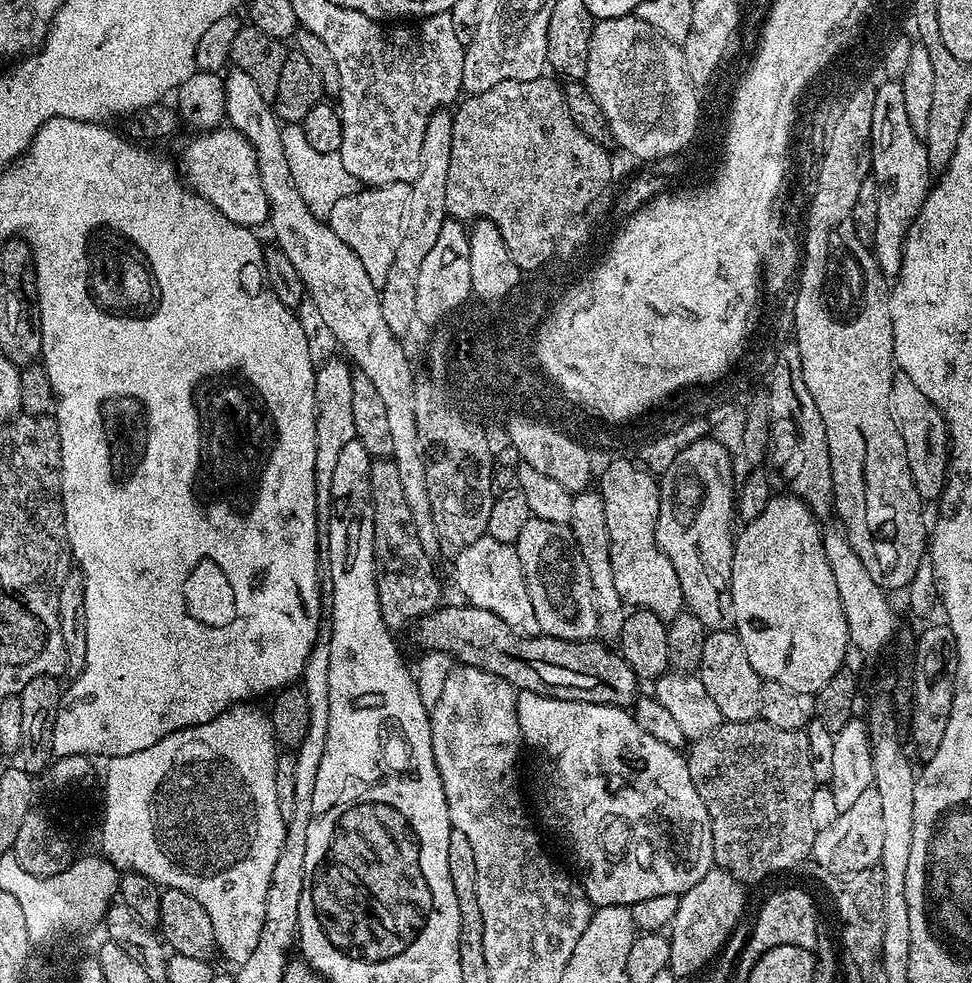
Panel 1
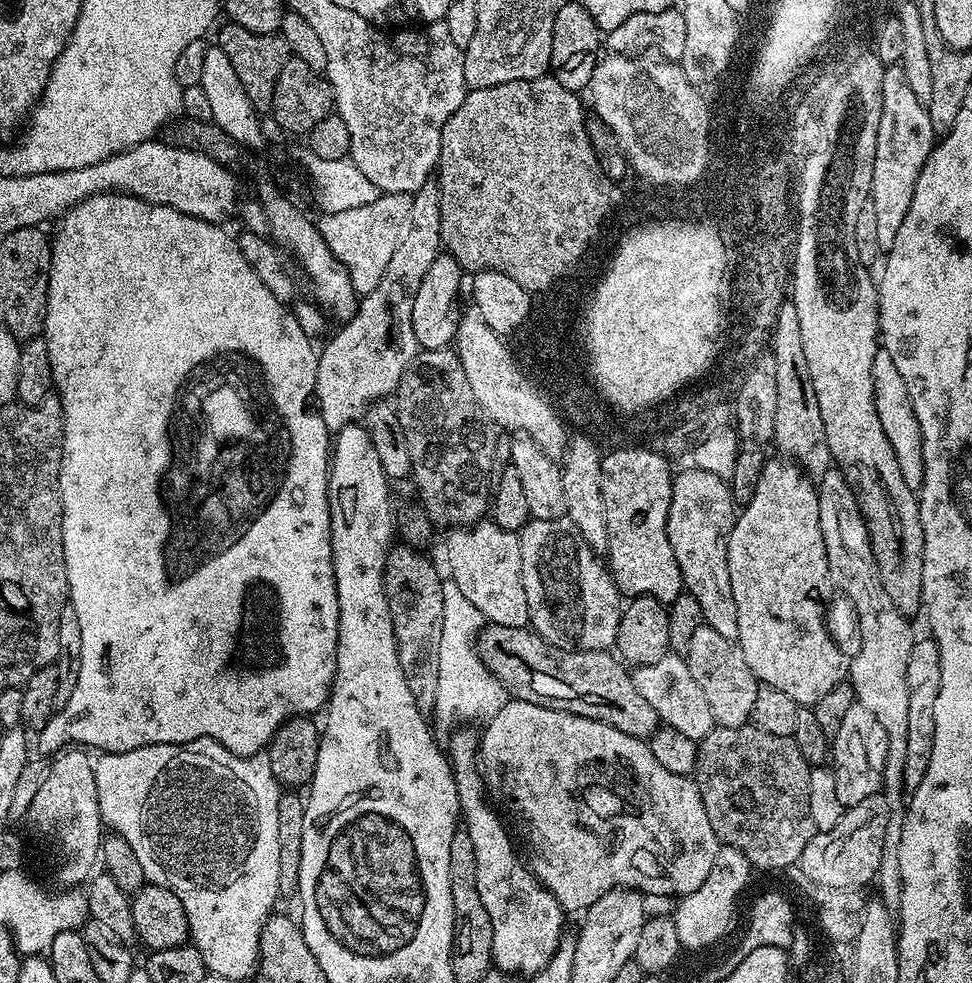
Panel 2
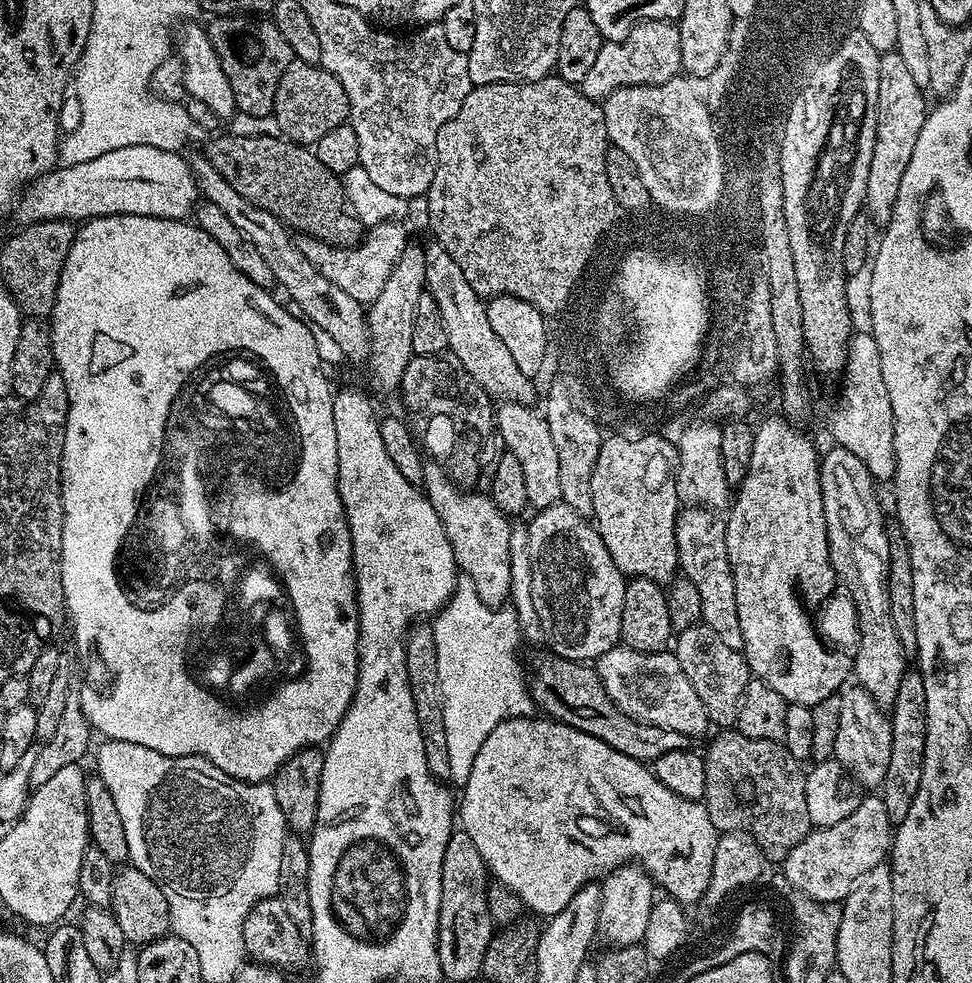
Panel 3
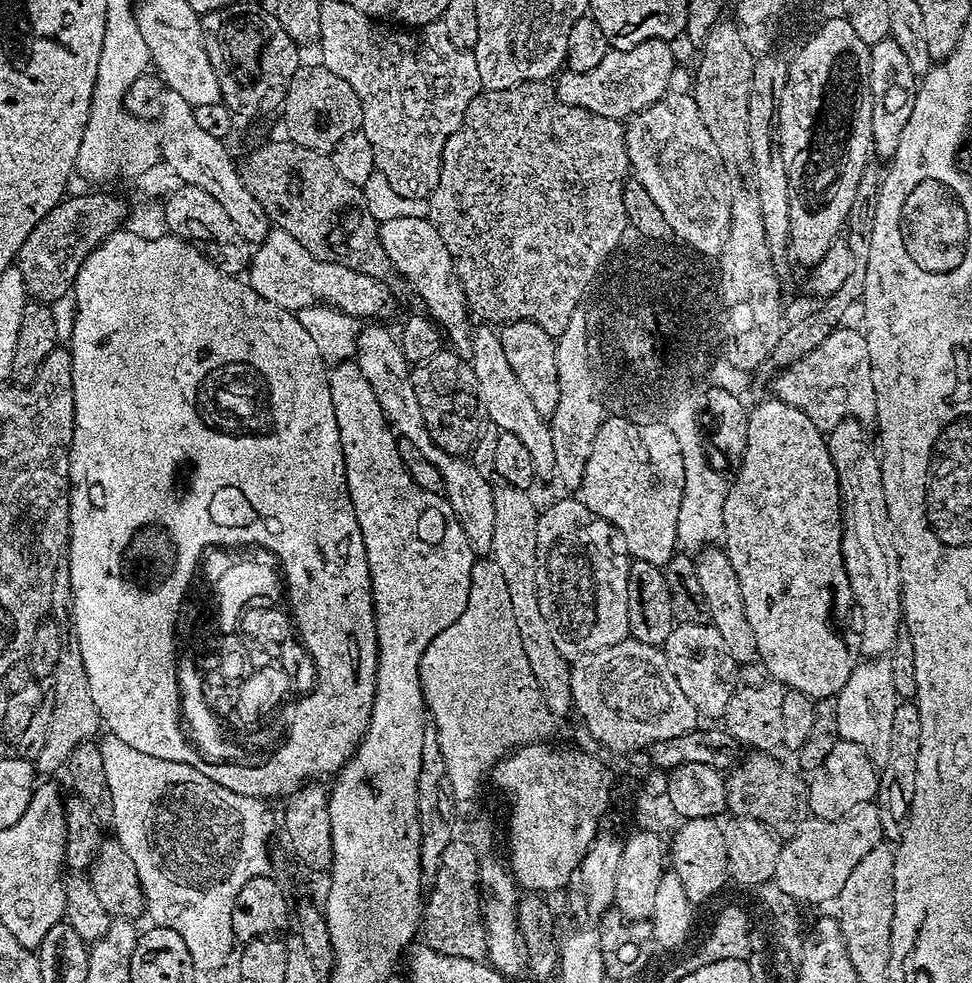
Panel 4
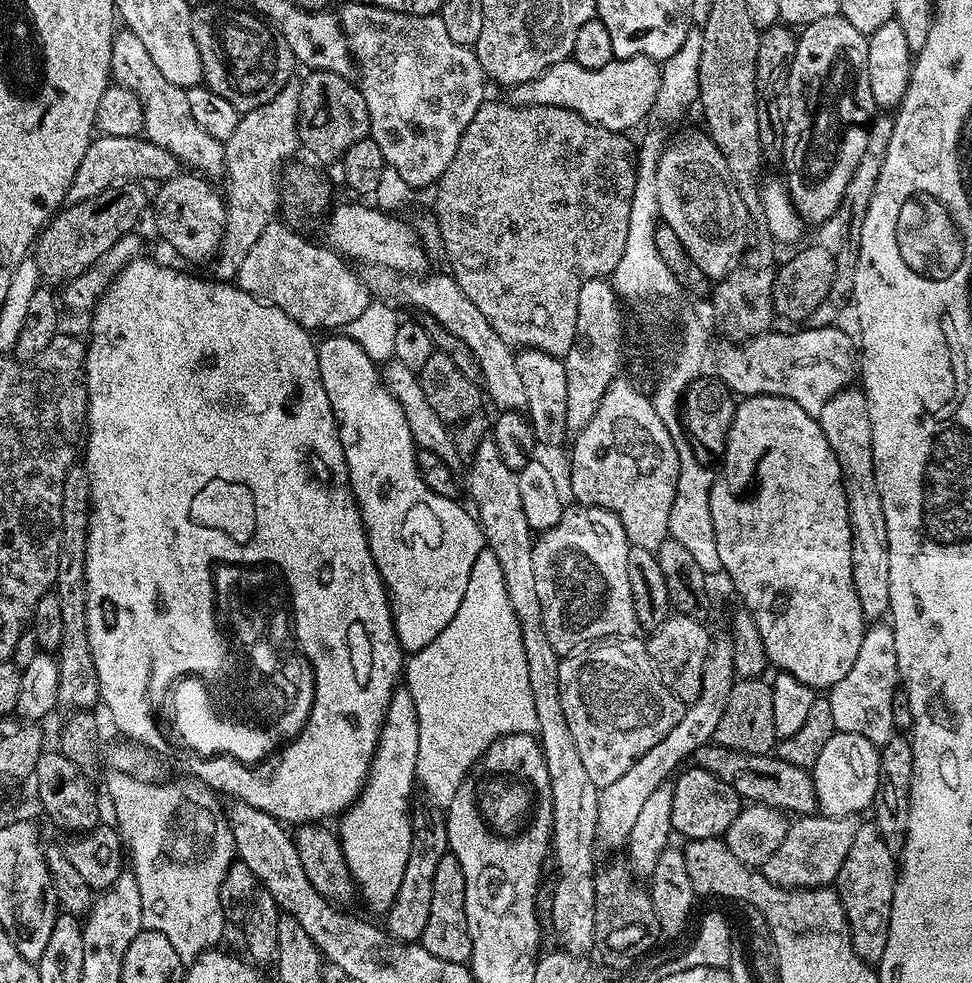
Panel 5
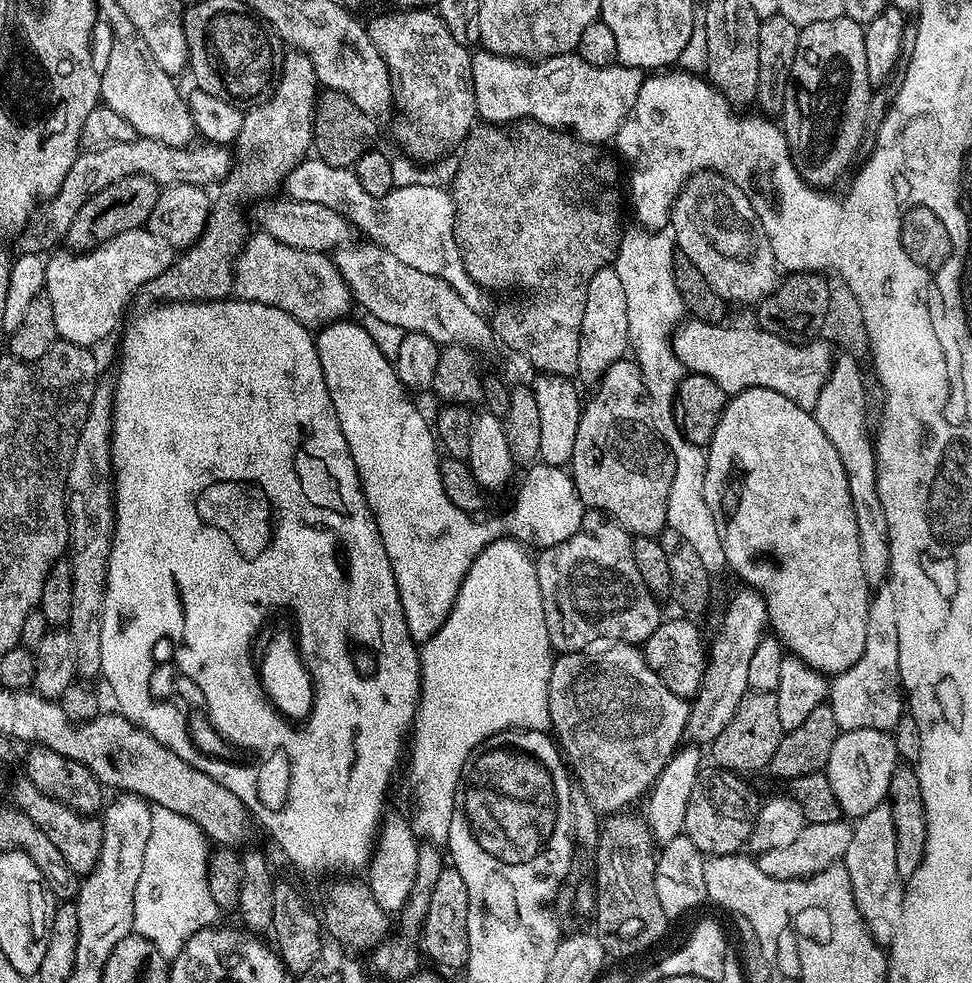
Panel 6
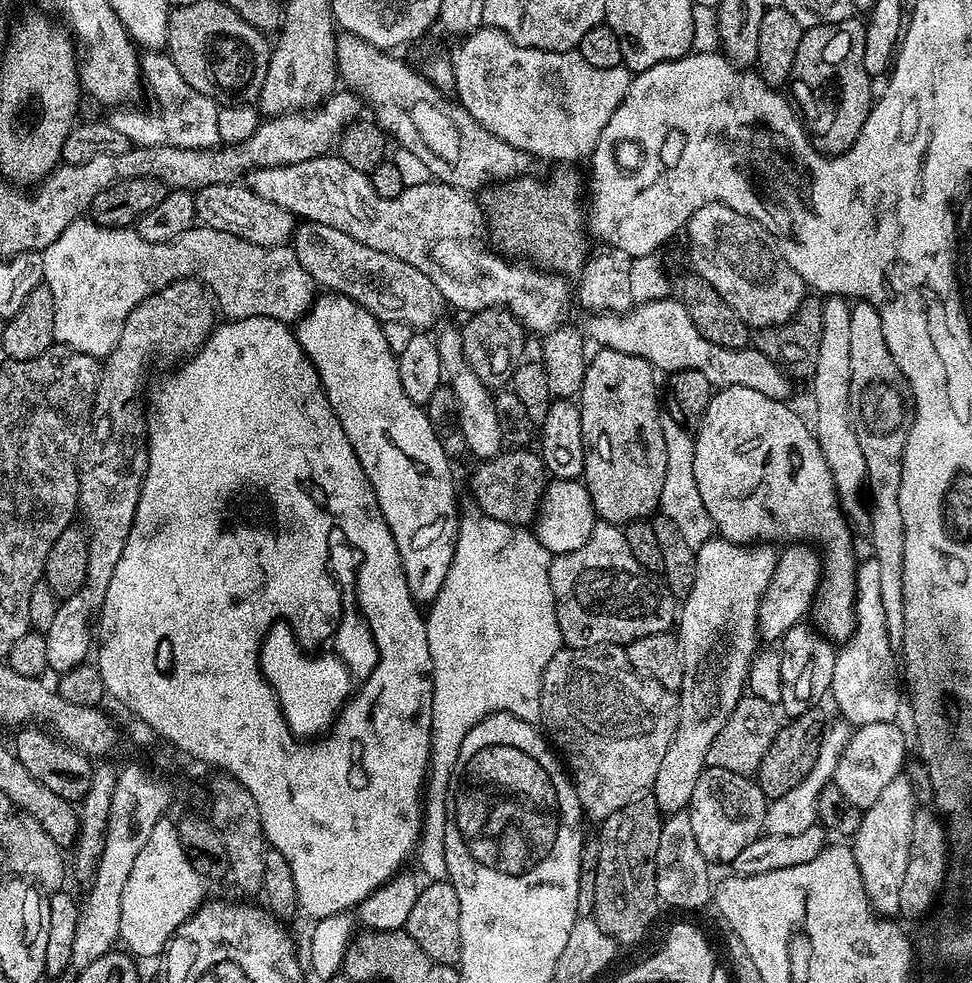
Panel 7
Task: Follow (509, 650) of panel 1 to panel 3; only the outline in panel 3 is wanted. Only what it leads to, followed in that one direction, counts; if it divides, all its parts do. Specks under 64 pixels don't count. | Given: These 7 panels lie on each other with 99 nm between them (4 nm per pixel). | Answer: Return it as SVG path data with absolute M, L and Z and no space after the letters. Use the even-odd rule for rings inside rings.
M555 654L547 655L534 657L532 665L529 663L526 668L528 692L532 696L533 705L545 717L560 720L594 738L602 738L602 742L614 746L614 750L641 762L651 762L662 758L662 754L670 754L670 750L689 747L689 737L678 730L639 724L625 712L621 712L620 707L606 694L595 667L579 660L567 660Z

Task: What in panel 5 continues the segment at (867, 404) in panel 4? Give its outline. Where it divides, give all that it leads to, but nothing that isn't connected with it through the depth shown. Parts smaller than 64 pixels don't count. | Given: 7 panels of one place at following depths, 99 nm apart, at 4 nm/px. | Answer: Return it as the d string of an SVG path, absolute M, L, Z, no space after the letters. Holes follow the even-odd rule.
M807 326L801 327L801 332L776 332L777 330L769 330L761 334L761 336L753 336L752 339L743 342L732 342L720 352L720 357L716 360L715 375L720 379L724 385L731 388L737 397L747 398L750 396L785 396L794 402L798 402L798 406L802 406L802 410L806 410L806 414L819 417L822 406L829 398L836 392L841 392L843 388L849 387L857 379L858 376L858 344L855 339L852 340L846 333L840 329L840 326L833 326L830 328L810 328Z

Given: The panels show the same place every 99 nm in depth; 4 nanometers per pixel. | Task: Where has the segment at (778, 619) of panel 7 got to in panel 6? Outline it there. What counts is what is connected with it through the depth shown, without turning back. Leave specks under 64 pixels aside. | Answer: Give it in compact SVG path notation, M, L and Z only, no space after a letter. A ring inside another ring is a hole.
M740 586L740 589L728 600L728 609L724 612L724 621L720 624L720 633L717 634L712 648L710 644L710 655L706 660L703 687L696 693L690 704L686 729L686 736L689 741L700 746L711 745L712 740L718 738L718 734L722 734L722 730L726 728L726 722L730 722L730 718L734 718L734 710L738 710L738 702L742 702L742 698L750 690L748 675L750 674L750 658L754 656L754 646L758 644L760 637L765 635L768 627L768 611L764 605L763 595L751 586Z

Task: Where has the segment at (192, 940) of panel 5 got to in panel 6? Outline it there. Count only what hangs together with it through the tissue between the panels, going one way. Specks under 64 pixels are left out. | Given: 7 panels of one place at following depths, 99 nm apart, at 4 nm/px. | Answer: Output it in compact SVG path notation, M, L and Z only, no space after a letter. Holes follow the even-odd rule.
M152 808L150 840L142 858L142 874L134 890L135 935L146 938L166 958L177 956L184 943L202 928L217 923L218 909L208 885L209 841L190 818L165 808Z

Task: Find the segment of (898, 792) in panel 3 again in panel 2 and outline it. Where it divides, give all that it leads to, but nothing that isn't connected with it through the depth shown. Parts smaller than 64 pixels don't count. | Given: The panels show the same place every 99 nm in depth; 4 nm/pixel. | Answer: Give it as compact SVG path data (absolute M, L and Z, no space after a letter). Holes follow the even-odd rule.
M931 638L913 639L910 659L906 662L906 687L910 703L906 729L904 786L908 790L915 790L918 786L922 786L922 778L926 778L926 769L930 767L930 754L934 754L934 701L938 699L940 682L940 655L936 641Z

